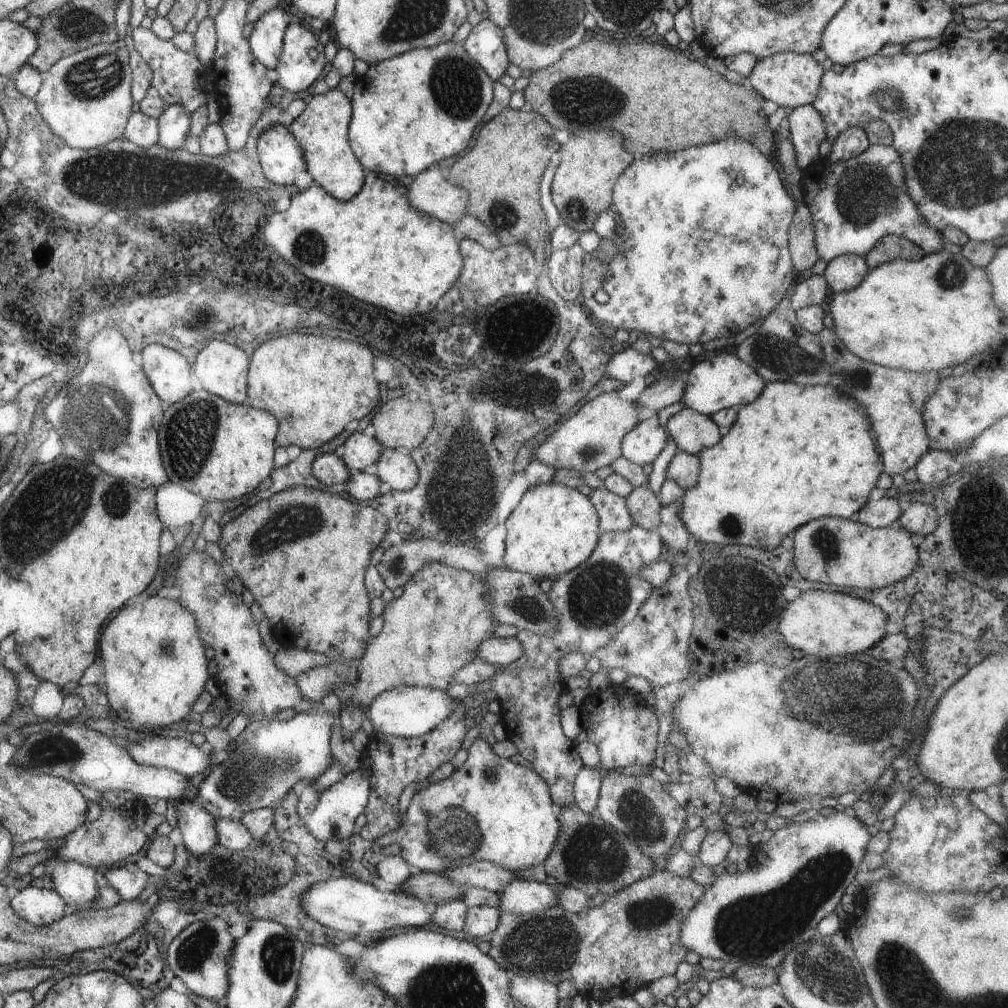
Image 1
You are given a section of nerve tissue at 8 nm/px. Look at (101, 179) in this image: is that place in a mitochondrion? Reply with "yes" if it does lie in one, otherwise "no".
yes

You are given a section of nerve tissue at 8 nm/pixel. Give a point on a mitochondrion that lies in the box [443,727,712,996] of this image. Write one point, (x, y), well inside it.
(546, 945)

